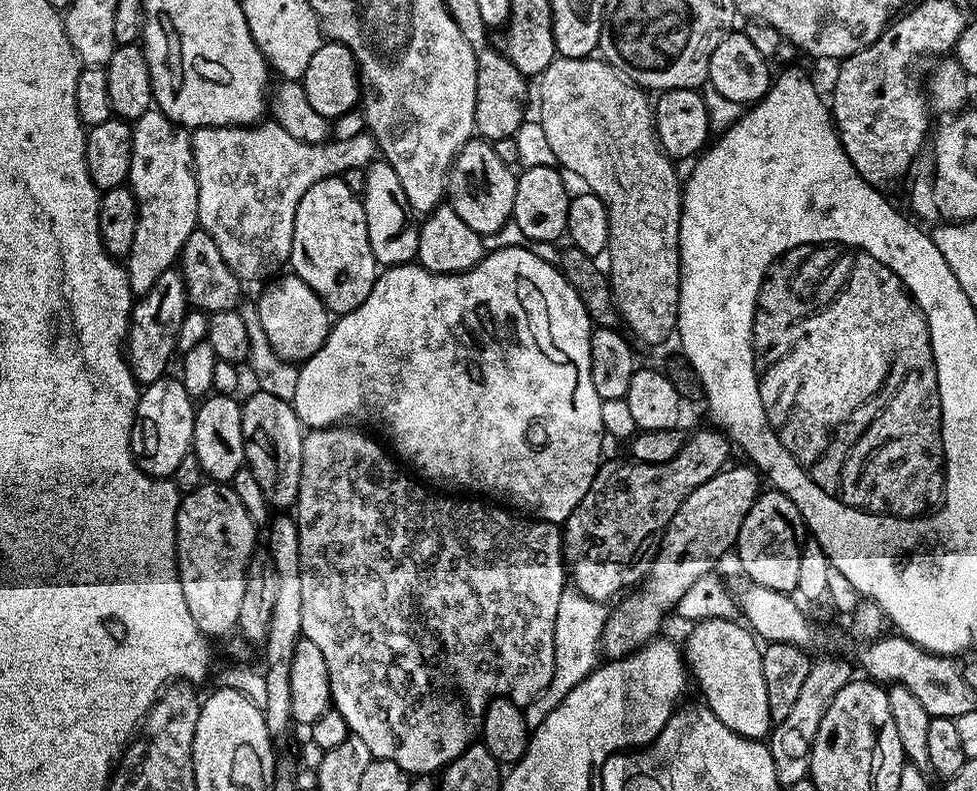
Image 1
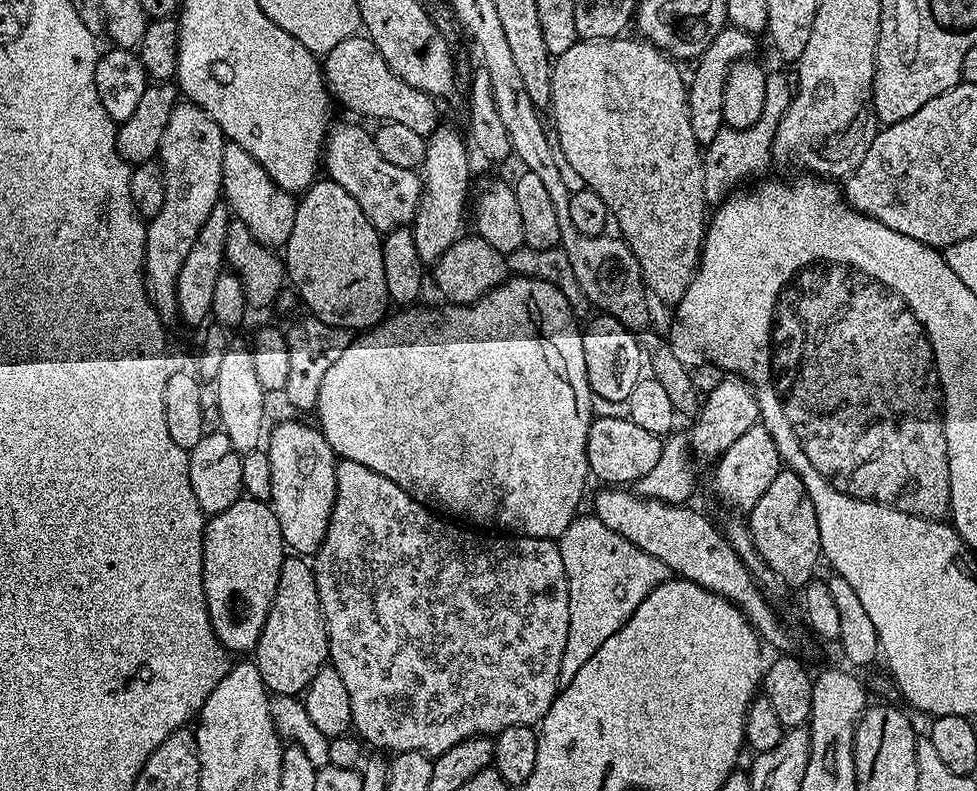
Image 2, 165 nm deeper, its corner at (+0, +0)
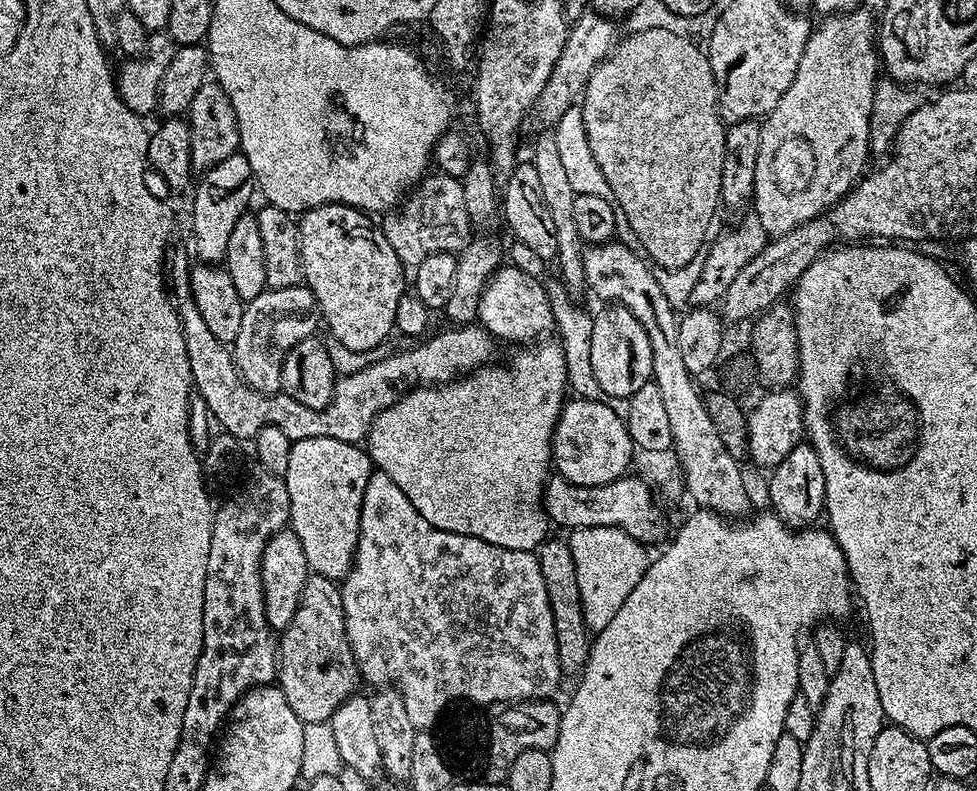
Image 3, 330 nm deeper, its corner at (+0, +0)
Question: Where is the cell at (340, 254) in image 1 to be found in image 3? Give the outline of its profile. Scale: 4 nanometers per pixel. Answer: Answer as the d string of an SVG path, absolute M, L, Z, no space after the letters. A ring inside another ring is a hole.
M323 204L309 208L298 220L300 237L300 270L303 283L316 299L319 315L332 331L331 339L341 349L352 352L368 352L376 348L388 335L393 335L398 314L398 302L406 294L404 288L405 265L390 246L379 227L372 228L367 215L358 208L345 204Z

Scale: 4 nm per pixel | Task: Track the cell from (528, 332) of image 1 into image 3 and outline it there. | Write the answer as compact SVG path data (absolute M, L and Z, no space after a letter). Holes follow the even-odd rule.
M548 338L543 342L533 343L517 352L520 353L513 358L512 368L485 366L477 368L471 374L461 375L459 378L453 378L442 384L416 386L405 391L399 400L395 400L389 408L382 410L374 418L366 437L366 451L379 471L390 474L390 478L394 478L394 486L398 486L398 490L402 490L402 494L406 494L406 498L410 498L414 510L418 510L418 514L422 514L422 518L426 518L426 522L430 522L430 526L434 526L438 530L446 530L450 534L473 536L482 542L490 542L493 546L502 546L506 550L536 552L550 536L550 532L548 532L550 521L543 506L544 486L548 483L550 475L552 431L556 428L556 419L560 417L560 409L566 403L564 392L569 391L568 375L566 374L564 345L555 339Z

